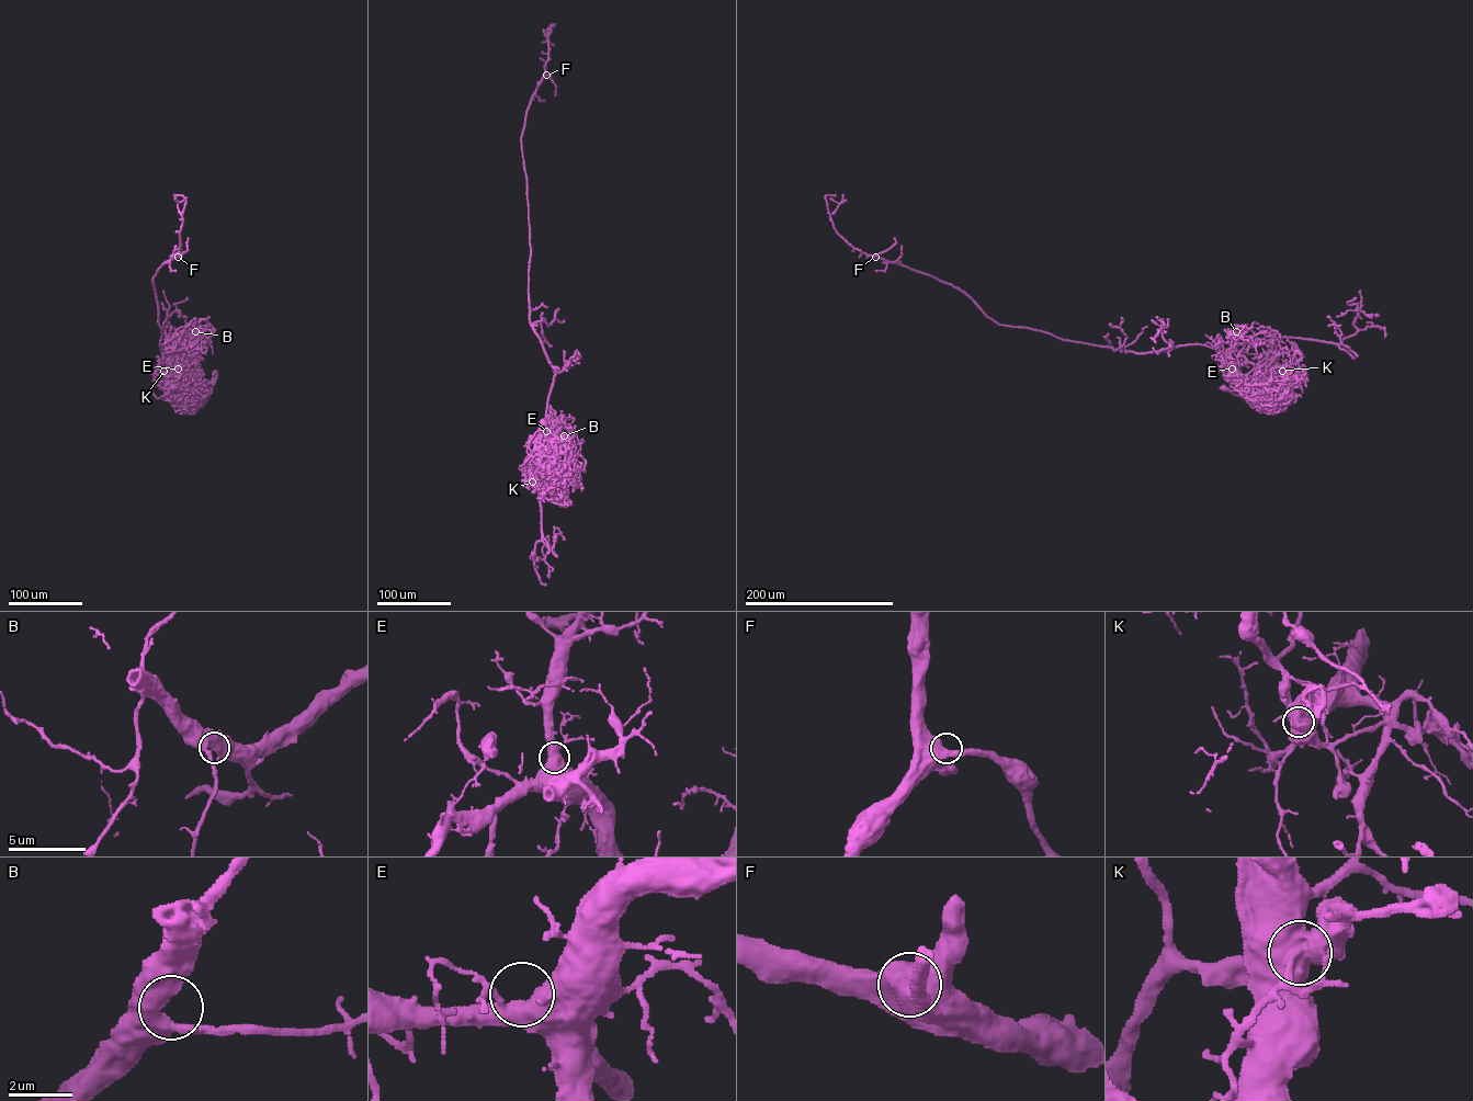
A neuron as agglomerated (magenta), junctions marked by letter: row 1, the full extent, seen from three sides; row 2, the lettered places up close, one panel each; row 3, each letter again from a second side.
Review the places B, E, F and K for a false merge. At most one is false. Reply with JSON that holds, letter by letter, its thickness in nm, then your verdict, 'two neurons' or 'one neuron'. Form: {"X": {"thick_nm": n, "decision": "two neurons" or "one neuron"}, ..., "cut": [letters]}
{"B": {"thick_nm": 460, "decision": "one neuron"}, "E": {"thick_nm": 460, "decision": "one neuron"}, "F": {"thick_nm": 700, "decision": "one neuron"}, "K": {"thick_nm": 700, "decision": "two neurons"}, "cut": ["K"]}

